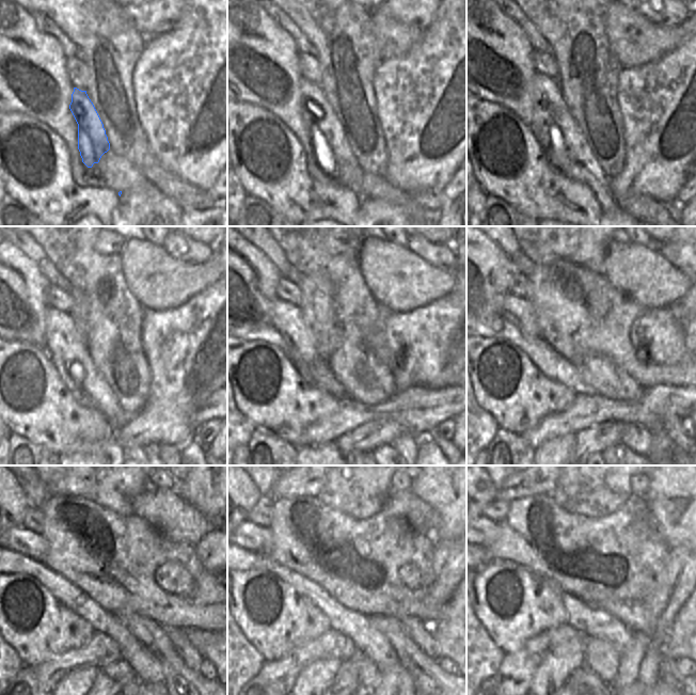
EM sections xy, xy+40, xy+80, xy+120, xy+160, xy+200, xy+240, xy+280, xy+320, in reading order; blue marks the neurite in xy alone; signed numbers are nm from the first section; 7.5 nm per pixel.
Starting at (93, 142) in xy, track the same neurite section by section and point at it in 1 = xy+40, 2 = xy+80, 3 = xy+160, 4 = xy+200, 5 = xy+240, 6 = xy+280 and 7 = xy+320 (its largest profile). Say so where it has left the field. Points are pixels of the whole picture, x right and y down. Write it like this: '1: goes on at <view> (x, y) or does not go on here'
1: goes on at xy+40 (318, 117)
2: goes on at xy+80 (574, 158)
3: goes on at xy+160 (288, 319)
4: goes on at xy+200 (518, 311)
5: goes on at xy+240 (19, 539)
6: goes on at xy+280 (249, 535)
7: goes on at xy+320 (488, 528)

